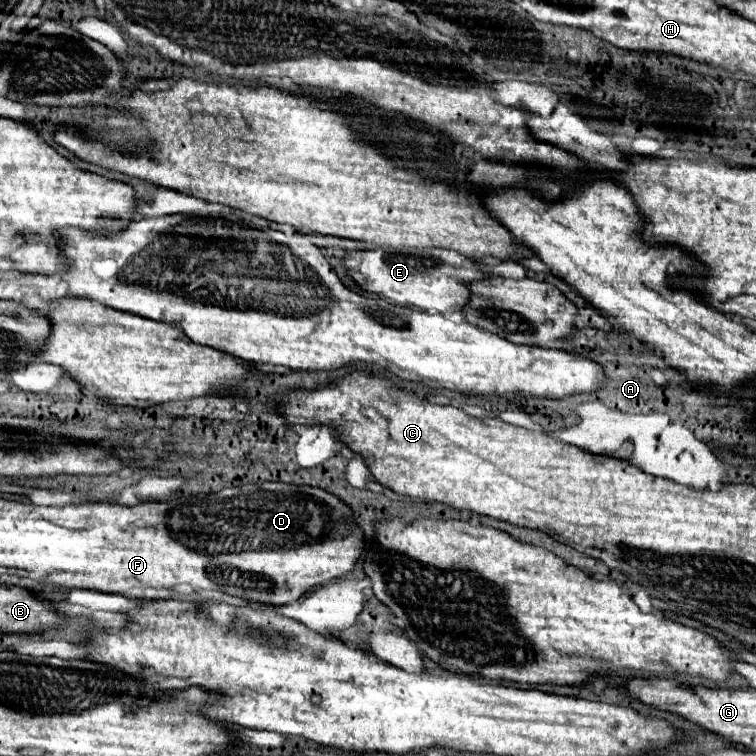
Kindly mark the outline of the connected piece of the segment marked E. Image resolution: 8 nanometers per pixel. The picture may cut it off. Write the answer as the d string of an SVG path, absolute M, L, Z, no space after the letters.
M376 247L348 255L348 275L362 287L362 291L390 299L398 305L414 305L418 309L434 309L442 315L458 313L468 307L472 295L470 285L476 279L492 279L490 271L482 269L480 261L462 257L450 249L408 249L408 247Z

